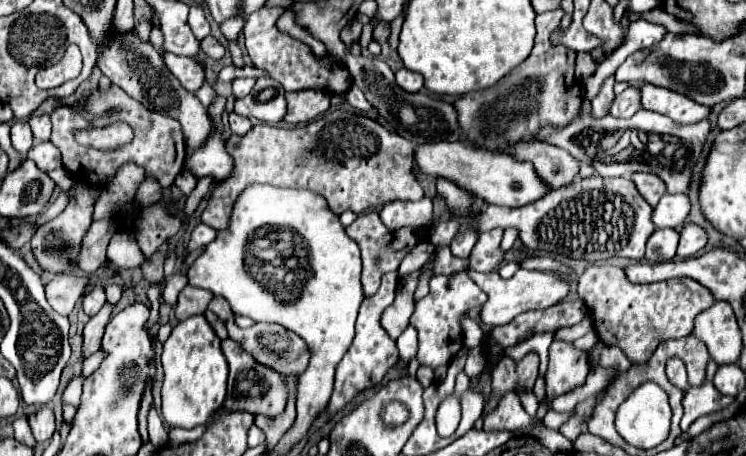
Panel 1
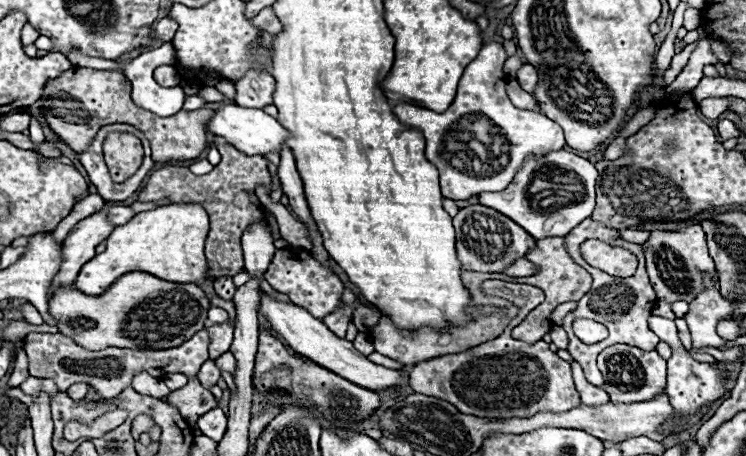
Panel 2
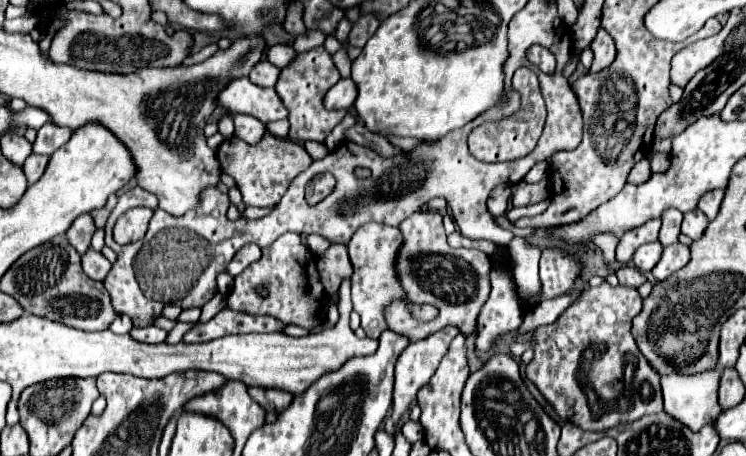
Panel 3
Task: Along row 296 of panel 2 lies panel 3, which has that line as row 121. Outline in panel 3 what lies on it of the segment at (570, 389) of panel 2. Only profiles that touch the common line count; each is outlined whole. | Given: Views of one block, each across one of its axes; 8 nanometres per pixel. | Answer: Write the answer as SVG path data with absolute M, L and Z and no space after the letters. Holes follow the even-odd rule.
M520 68L520 70L516 70L512 84L522 96L522 108L508 120L500 120L494 124L482 124L482 126L474 128L468 136L468 146L470 146L472 156L482 162L502 162L502 160L522 158L534 150L534 146L542 134L544 120L546 120L546 106L540 96L540 86L538 86L536 74L530 68Z

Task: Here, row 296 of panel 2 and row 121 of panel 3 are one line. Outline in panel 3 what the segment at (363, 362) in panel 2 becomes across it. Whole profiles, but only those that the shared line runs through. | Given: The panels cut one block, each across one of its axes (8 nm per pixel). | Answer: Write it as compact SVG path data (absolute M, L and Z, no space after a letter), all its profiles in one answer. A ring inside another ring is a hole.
M248 78L232 80L228 88L220 92L218 104L234 114L250 114L264 124L288 118L288 110L276 90L254 86Z

